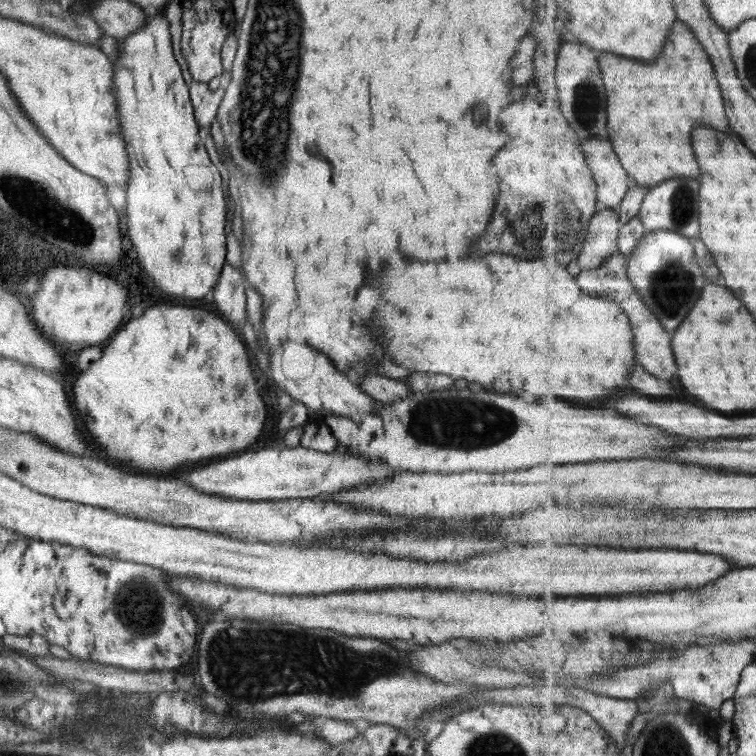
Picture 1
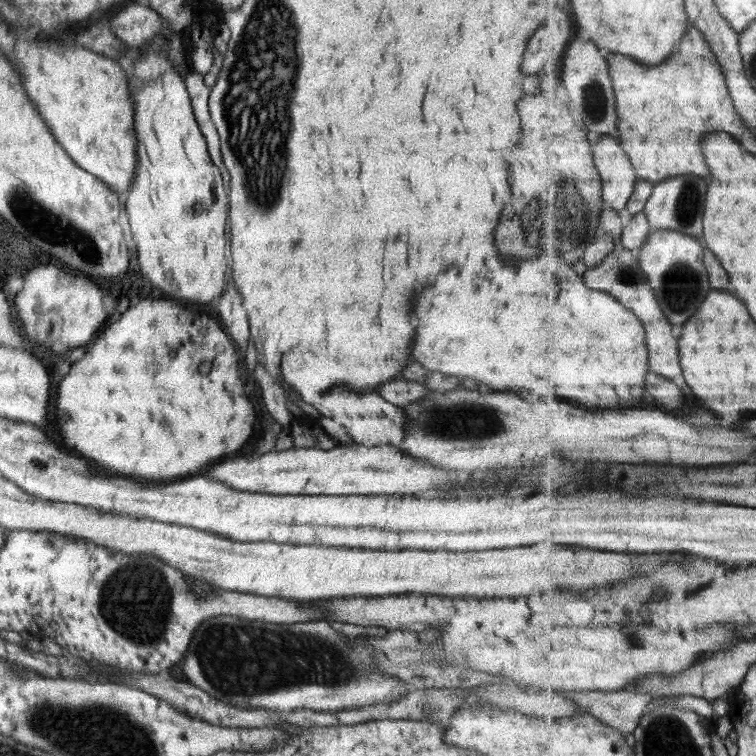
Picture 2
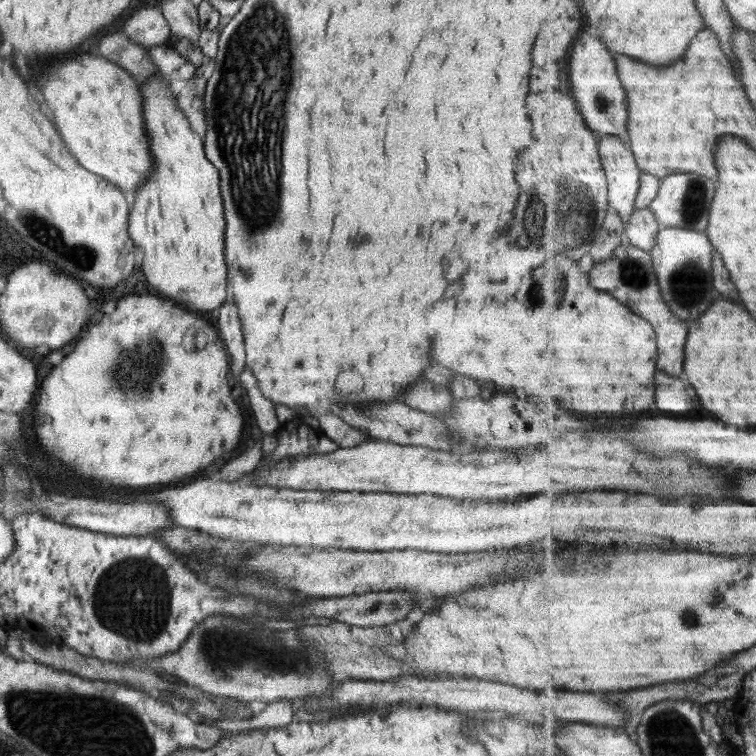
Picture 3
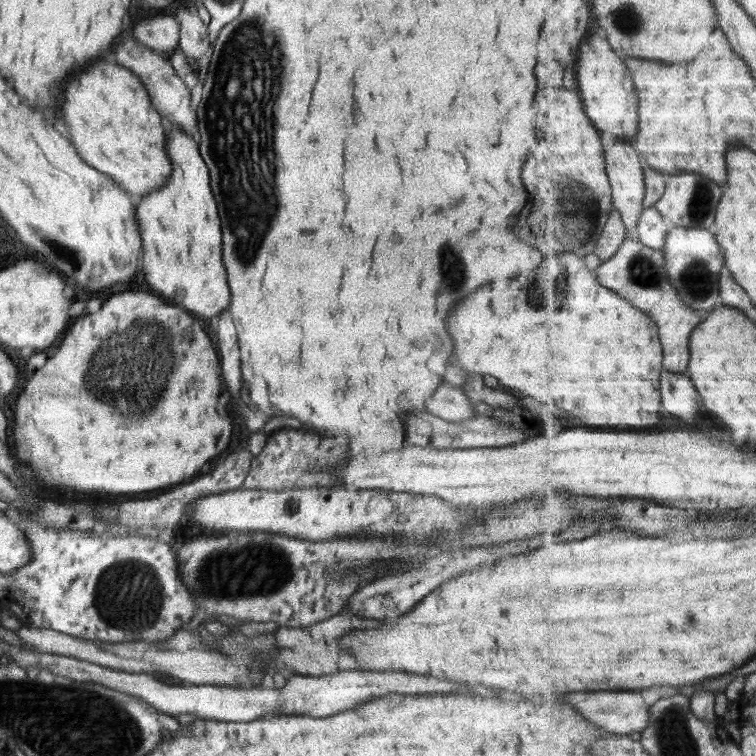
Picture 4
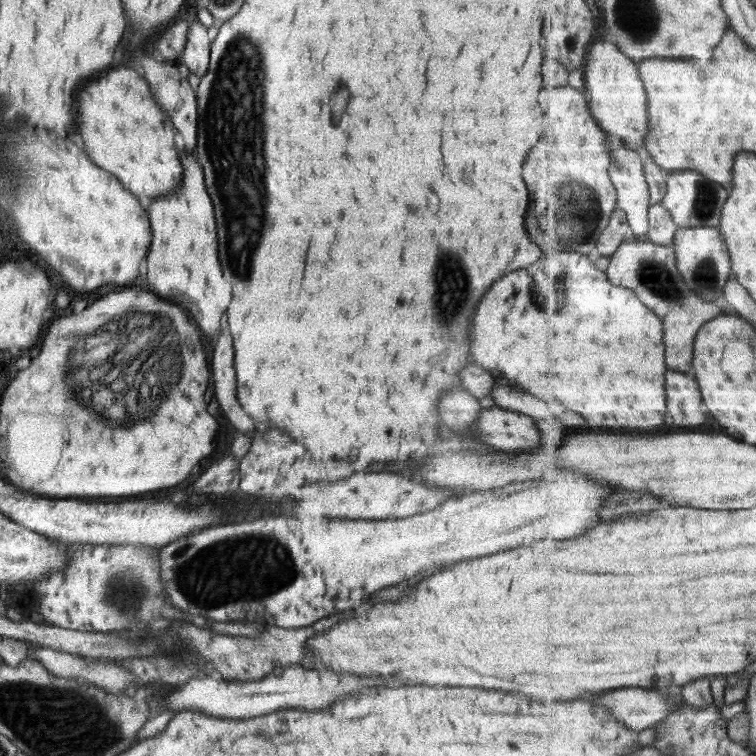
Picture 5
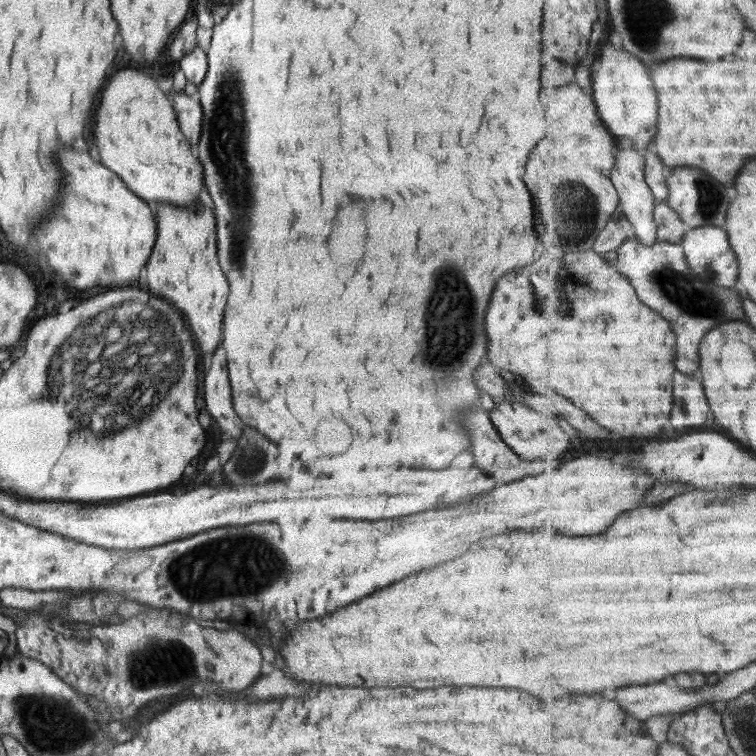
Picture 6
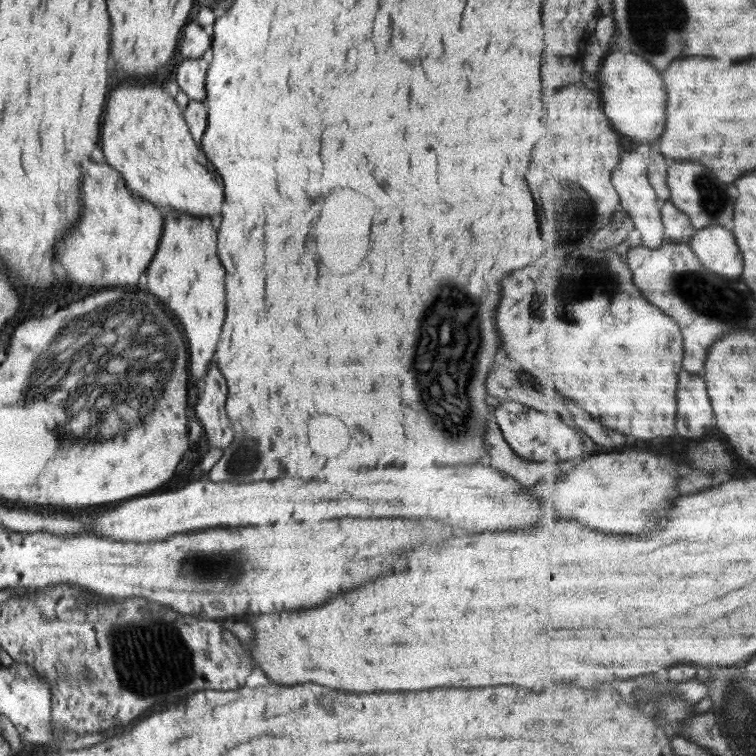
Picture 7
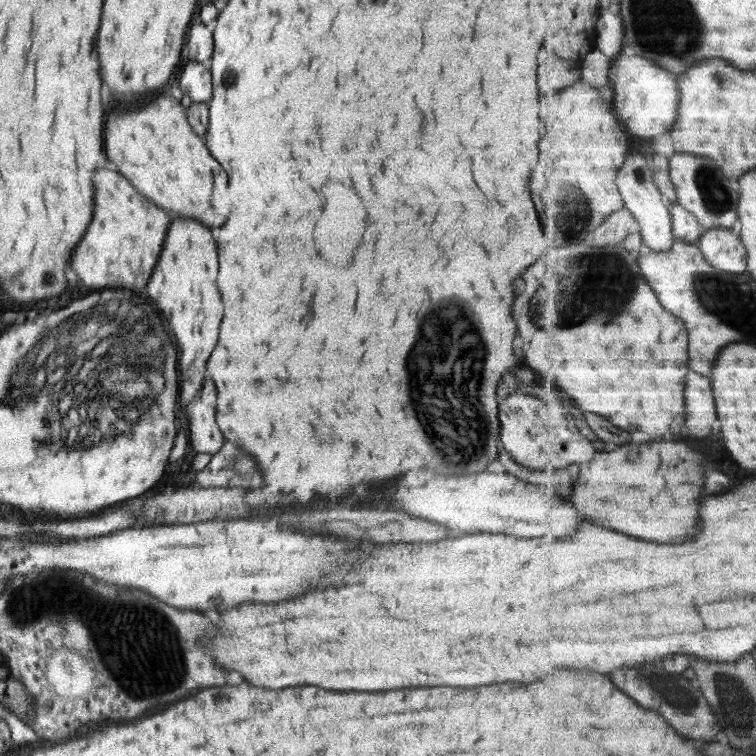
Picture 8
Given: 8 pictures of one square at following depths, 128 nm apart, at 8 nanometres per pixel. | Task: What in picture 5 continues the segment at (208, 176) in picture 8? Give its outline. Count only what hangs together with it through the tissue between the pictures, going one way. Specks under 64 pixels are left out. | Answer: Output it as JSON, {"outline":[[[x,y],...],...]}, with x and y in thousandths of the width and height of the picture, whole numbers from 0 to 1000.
{"outline":[[[172,87],[161,93],[138,95],[138,103],[130,108],[122,106],[108,116],[103,127],[103,164],[108,185],[114,188],[116,204],[126,218],[147,228],[175,257],[183,259],[190,272],[196,271],[204,262],[217,259],[235,251],[241,243],[241,213],[238,213],[238,188],[222,149],[209,142],[197,108],[189,102],[183,91],[173,91]]]}

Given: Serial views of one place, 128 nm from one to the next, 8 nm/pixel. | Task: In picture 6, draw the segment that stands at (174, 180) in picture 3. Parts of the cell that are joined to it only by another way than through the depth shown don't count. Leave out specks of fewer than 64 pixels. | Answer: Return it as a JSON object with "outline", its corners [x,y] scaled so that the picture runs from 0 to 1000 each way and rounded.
{"outline":[[[204,271],[209,315],[198,347],[193,352],[193,373],[198,386],[222,394],[241,410],[251,437],[259,444],[265,468],[272,471],[286,463],[294,444],[294,421],[302,394],[302,373],[291,357],[286,339],[286,288],[272,272],[235,275]]]}

